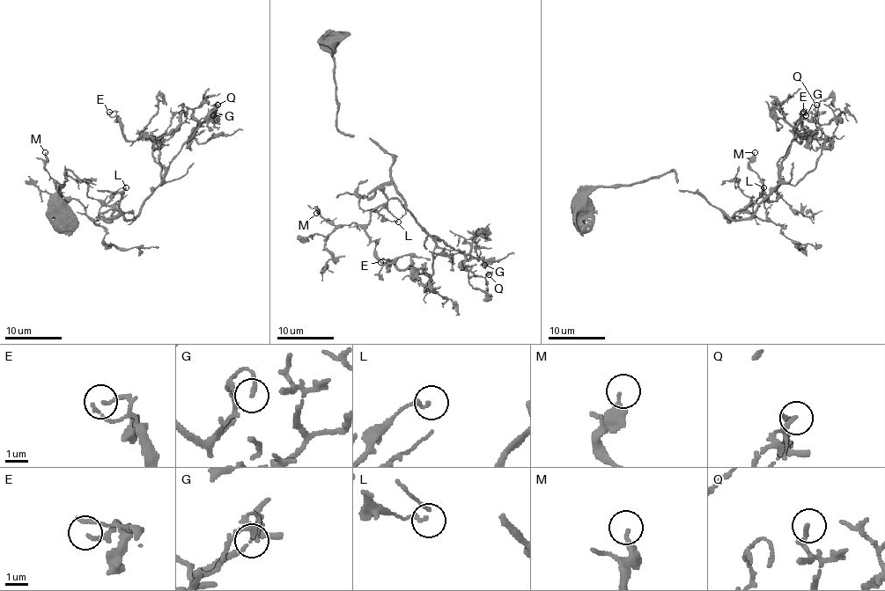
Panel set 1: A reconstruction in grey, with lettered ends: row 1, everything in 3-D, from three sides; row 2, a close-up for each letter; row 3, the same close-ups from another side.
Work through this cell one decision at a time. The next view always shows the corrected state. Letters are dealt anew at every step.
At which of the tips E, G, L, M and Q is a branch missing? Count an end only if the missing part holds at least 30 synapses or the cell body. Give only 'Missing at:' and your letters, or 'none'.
Missing at: none

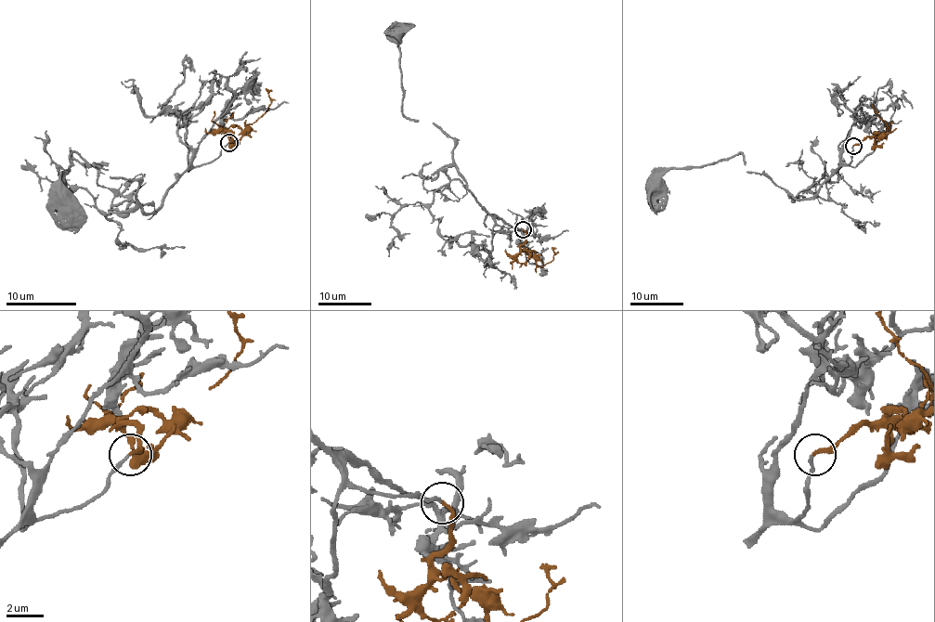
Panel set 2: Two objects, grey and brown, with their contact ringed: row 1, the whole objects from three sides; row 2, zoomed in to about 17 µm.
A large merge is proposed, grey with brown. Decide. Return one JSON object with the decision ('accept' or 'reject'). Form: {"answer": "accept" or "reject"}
{"answer": "accept"}

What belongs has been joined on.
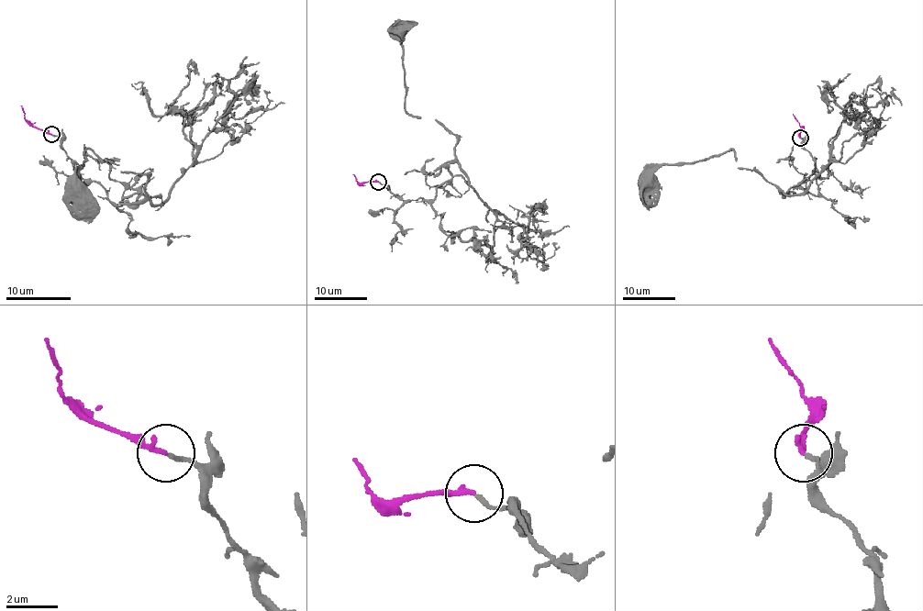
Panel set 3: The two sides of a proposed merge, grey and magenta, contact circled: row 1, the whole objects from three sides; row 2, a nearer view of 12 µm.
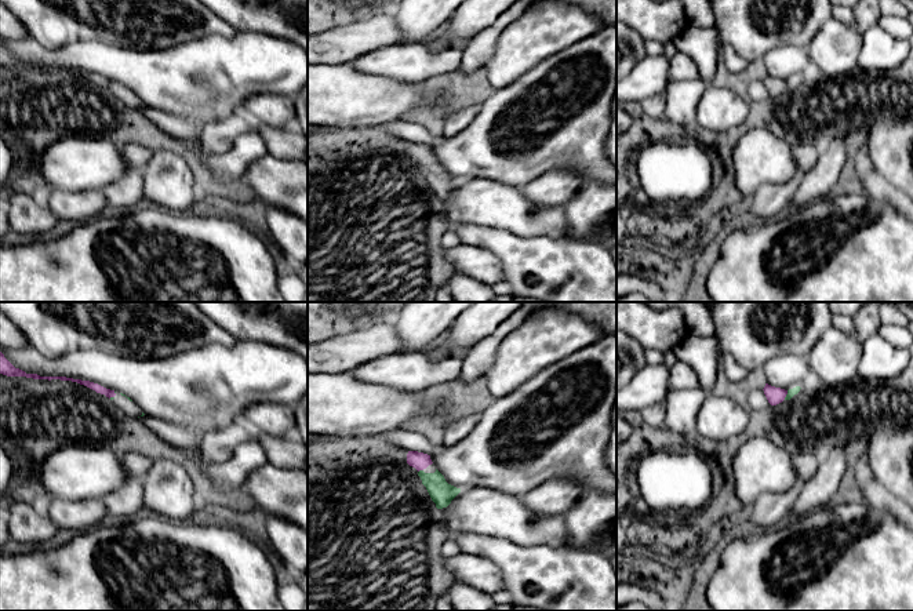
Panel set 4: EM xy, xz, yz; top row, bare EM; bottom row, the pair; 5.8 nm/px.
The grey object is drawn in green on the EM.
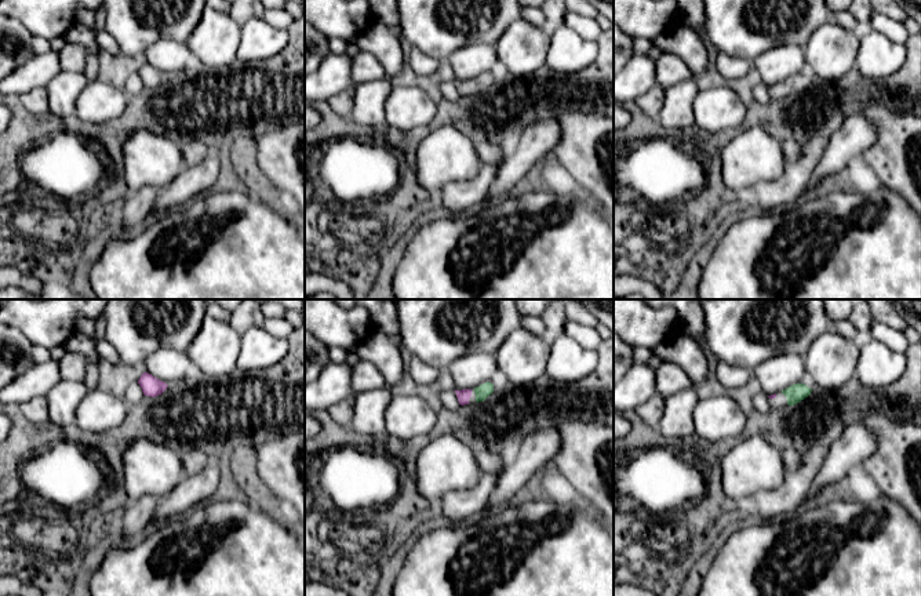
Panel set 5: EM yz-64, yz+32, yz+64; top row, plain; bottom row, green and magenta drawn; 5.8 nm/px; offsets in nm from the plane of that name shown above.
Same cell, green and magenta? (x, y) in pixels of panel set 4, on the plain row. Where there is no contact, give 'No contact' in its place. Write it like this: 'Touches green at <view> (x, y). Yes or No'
Touches green at yz (786, 86). Yes

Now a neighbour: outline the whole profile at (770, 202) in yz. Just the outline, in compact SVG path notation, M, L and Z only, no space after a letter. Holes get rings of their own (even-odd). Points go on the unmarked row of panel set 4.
M797 170L790 181L782 185L761 186L746 203L745 212L749 221L765 222L775 219L790 210L792 197L805 171Z

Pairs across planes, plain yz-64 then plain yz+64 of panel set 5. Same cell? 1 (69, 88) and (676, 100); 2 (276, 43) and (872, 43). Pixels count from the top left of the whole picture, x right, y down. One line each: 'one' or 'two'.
1: one
2: one

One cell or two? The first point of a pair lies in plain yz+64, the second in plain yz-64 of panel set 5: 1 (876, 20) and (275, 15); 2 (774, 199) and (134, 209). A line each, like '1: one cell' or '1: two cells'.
1: one cell
2: one cell

